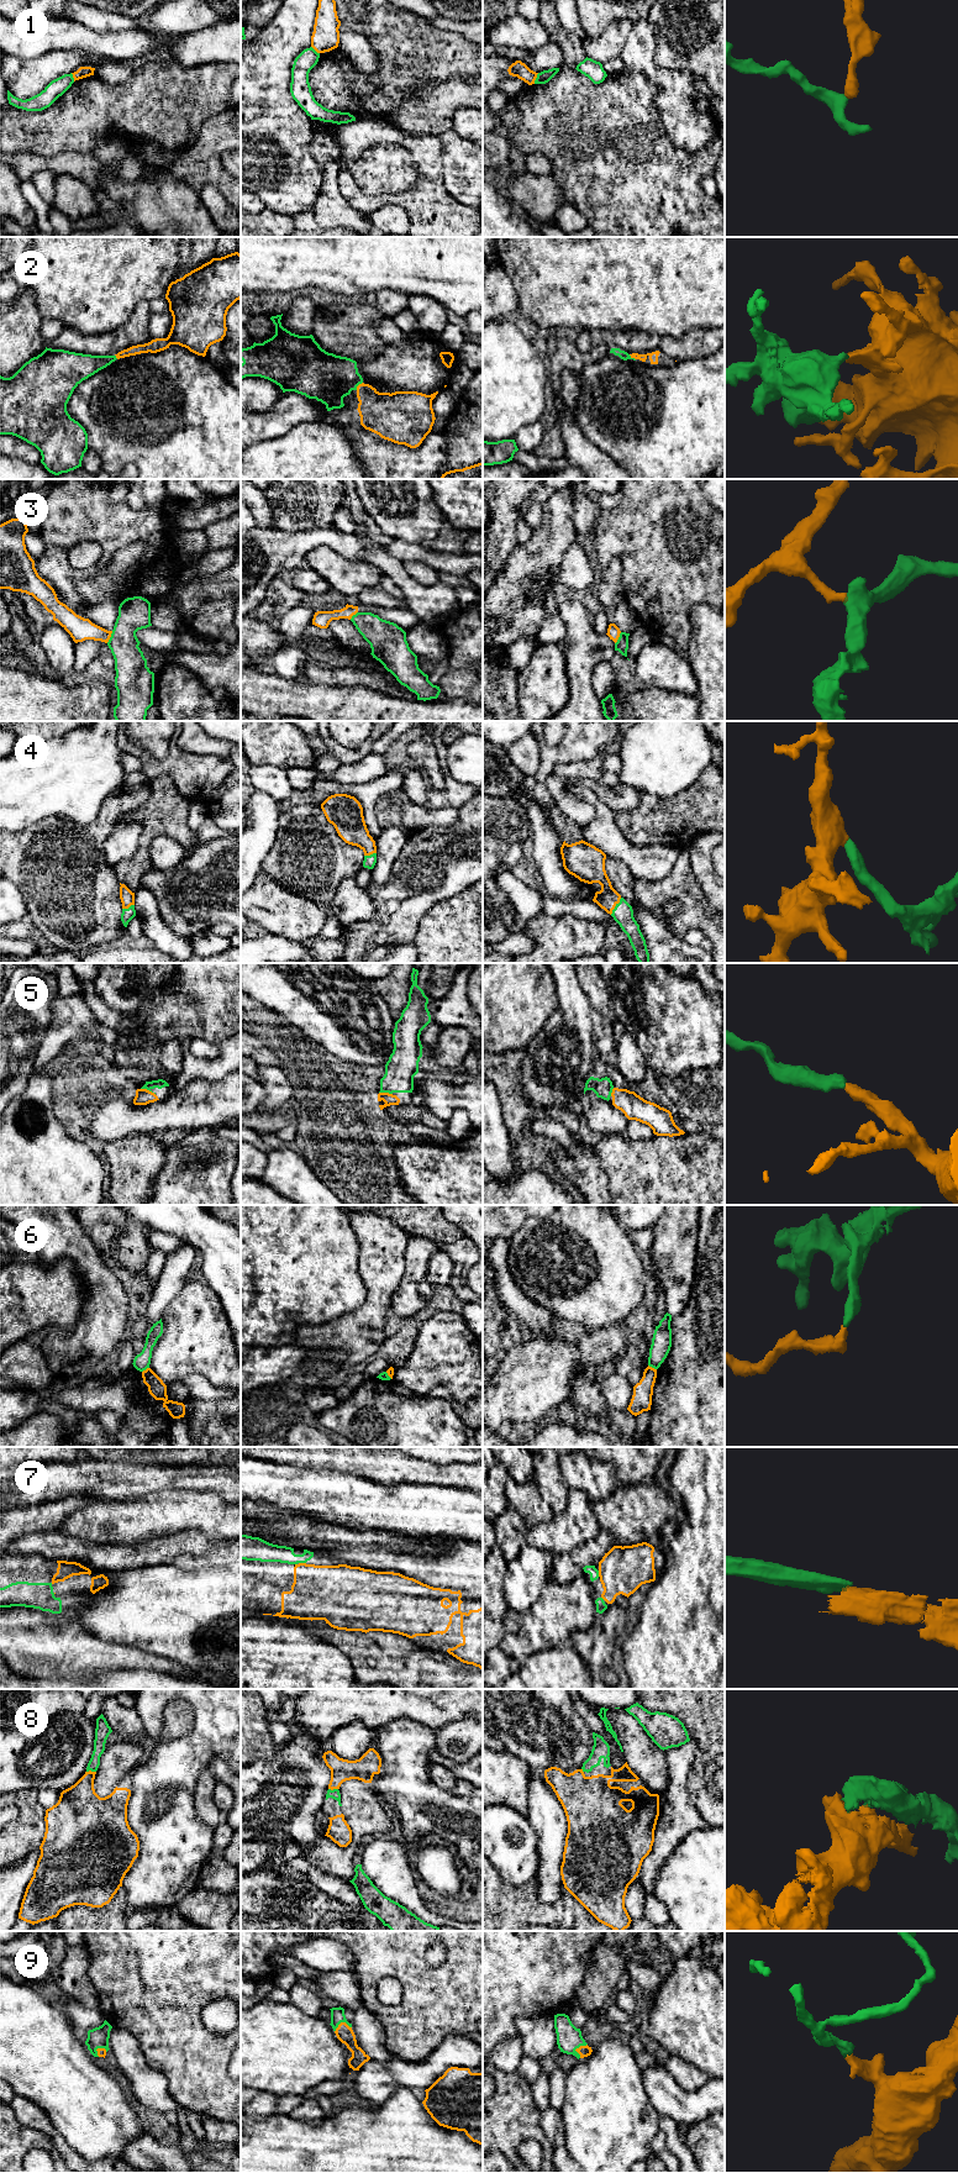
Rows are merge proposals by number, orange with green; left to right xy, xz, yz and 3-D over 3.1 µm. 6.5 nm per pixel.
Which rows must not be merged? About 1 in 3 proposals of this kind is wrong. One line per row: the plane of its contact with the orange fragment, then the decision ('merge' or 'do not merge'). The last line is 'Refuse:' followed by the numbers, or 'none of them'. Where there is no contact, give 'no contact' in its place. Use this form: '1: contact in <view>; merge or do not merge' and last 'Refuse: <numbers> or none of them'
1: contact in yz; do not merge
2: contact in xz; merge
3: contact in xy; do not merge
4: contact in yz; merge
5: contact in xy; merge
6: contact in yz; do not merge
7: contact in xz; merge
8: contact in xy; merge
9: contact in yz; merge
Refuse: 1, 3, 6

